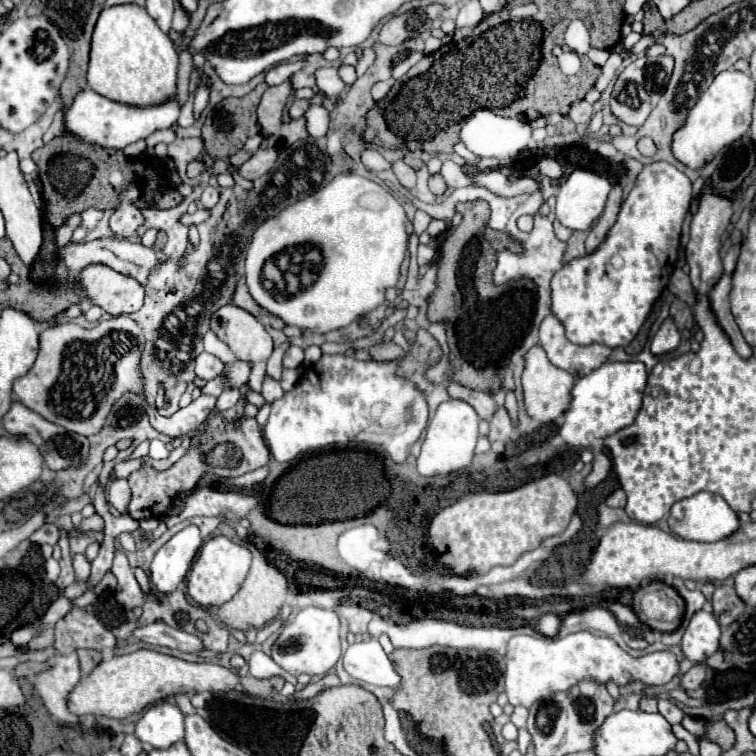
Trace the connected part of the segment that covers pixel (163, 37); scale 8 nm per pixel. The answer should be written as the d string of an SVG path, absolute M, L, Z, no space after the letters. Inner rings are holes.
M117 4L103 8L95 24L87 82L97 94L131 106L161 104L175 96L179 56L173 42L143 6Z

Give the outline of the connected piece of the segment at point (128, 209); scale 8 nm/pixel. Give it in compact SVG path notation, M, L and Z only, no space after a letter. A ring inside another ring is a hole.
M127 186L127 190L121 196L121 206L111 216L111 228L119 238L133 238L137 228L143 222L141 210L133 206L133 202L141 196L137 186Z

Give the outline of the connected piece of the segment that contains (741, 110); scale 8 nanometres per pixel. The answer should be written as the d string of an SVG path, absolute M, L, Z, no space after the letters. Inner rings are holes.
M725 70L711 86L701 94L699 102L689 110L685 126L675 132L673 138L673 154L679 162L689 168L699 168L709 162L721 148L733 144L743 134L747 134L751 126L751 106L755 96L755 82L749 74L739 70Z

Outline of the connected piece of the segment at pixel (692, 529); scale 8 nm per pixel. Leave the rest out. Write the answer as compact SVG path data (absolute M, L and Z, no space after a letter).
M697 492L691 498L683 498L671 506L671 532L681 536L683 540L695 542L717 542L731 536L739 528L739 518L731 510L731 506L717 494L711 492Z

